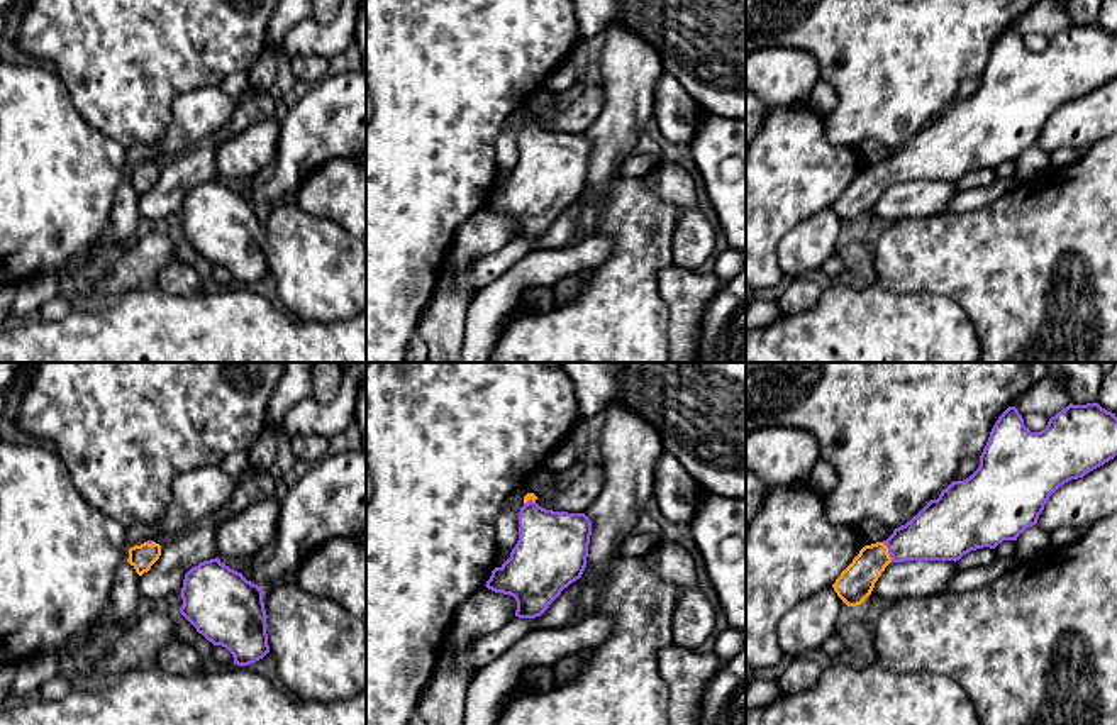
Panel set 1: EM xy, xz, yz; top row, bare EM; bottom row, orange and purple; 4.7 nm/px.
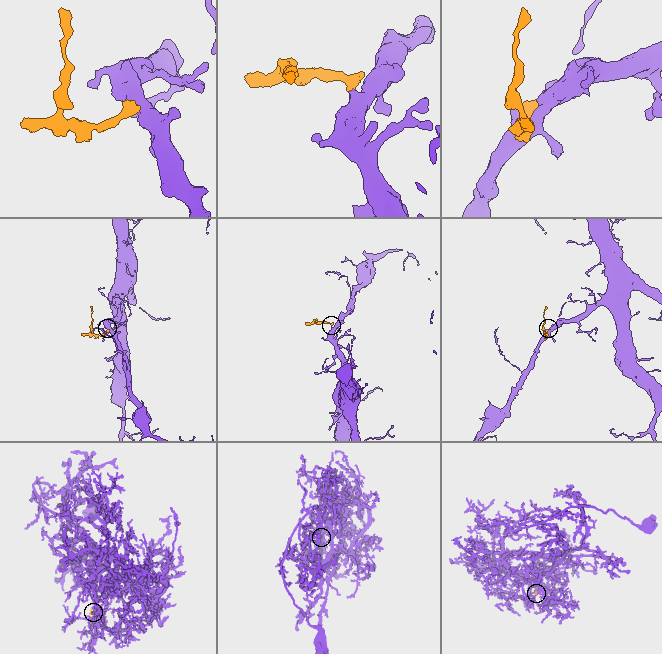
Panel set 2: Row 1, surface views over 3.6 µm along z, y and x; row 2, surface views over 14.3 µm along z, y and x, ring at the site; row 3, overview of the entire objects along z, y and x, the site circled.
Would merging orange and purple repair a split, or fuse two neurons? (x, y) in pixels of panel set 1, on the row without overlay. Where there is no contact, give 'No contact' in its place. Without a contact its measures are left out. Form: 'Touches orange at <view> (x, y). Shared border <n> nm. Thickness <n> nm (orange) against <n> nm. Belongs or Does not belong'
Touches orange at yz (887, 171). Shared border 110 nm. Thickness 170 nm (orange) against 260 nm. Belongs

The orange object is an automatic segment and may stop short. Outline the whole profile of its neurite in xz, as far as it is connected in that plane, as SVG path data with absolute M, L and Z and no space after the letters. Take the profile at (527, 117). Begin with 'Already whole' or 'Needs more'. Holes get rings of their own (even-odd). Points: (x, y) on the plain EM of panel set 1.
Needs more. M527 113L519 132L519 161L510 178L492 191L486 208L510 215L517 222L515 237L541 237L564 208L581 198L586 188L592 142L585 134L553 132L536 124Z

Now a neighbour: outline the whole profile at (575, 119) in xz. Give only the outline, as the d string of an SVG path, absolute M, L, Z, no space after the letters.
M585 85L585 91L570 107L556 110L547 117L547 130L585 134L598 119L605 103L600 85Z

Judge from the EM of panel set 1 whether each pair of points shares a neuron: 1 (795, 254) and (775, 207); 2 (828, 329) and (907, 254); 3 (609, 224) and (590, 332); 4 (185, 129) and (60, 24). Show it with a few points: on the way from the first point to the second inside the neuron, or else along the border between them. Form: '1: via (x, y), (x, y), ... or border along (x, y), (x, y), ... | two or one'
1: border along (821, 210), (795, 224), (780, 241), (782, 271) | two
2: border along (877, 282), (897, 293), (916, 292) | two
3: via (621, 251), (621, 302), (617, 305) | one
4: border along (200, 88), (183, 92), (168, 129), (143, 143) | two

